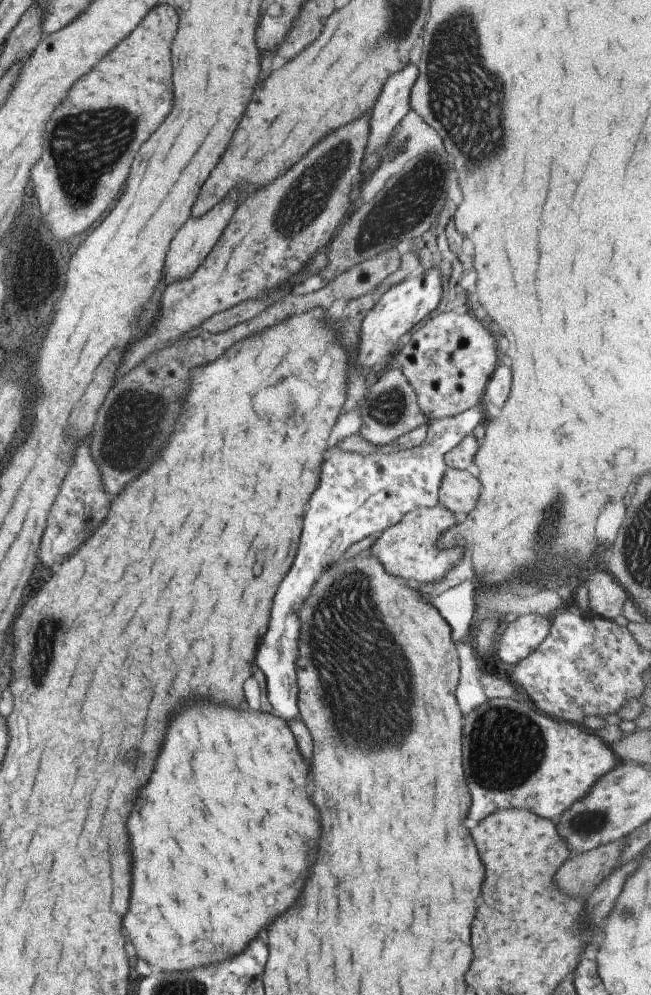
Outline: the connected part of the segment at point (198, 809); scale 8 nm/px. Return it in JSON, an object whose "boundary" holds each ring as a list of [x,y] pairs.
{"boundary":[[[185,706],[177,716],[171,718],[167,726],[167,736],[161,746],[161,756],[155,762],[149,784],[139,792],[139,800],[135,802],[129,820],[129,844],[131,844],[131,896],[129,910],[123,918],[123,928],[129,934],[129,942],[135,948],[135,956],[145,960],[149,966],[159,968],[159,972],[183,972],[207,965],[229,960],[245,948],[245,944],[265,932],[273,920],[285,912],[297,898],[305,884],[305,876],[309,874],[309,864],[313,864],[313,852],[317,852],[317,840],[321,834],[321,824],[317,816],[317,808],[309,804],[309,796],[305,792],[307,782],[307,764],[297,752],[295,740],[289,727],[279,717],[269,714],[255,714],[249,710],[231,710],[225,706]]]}

